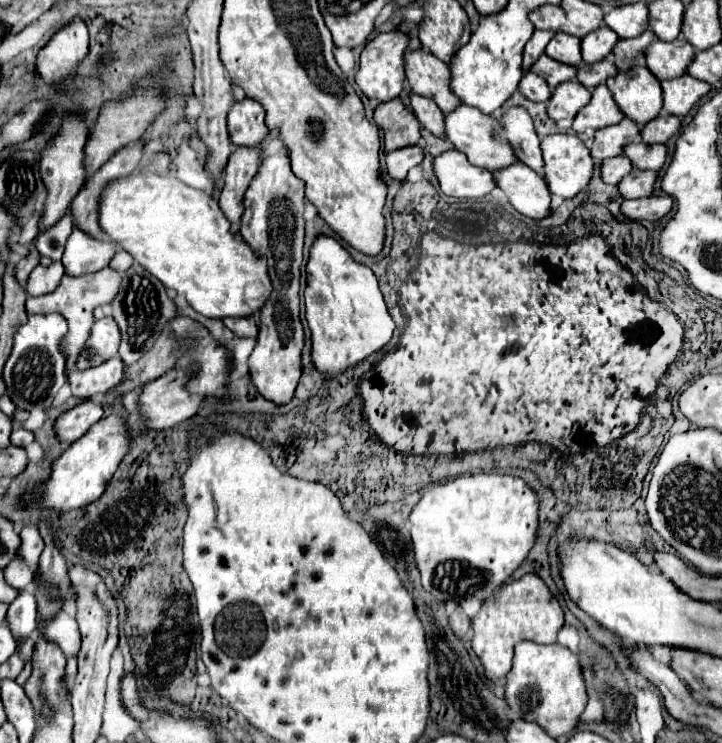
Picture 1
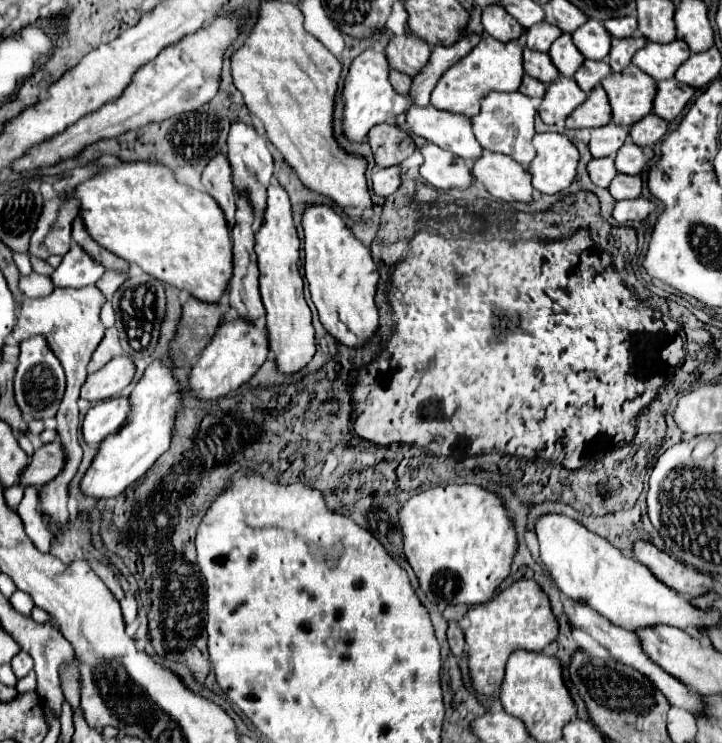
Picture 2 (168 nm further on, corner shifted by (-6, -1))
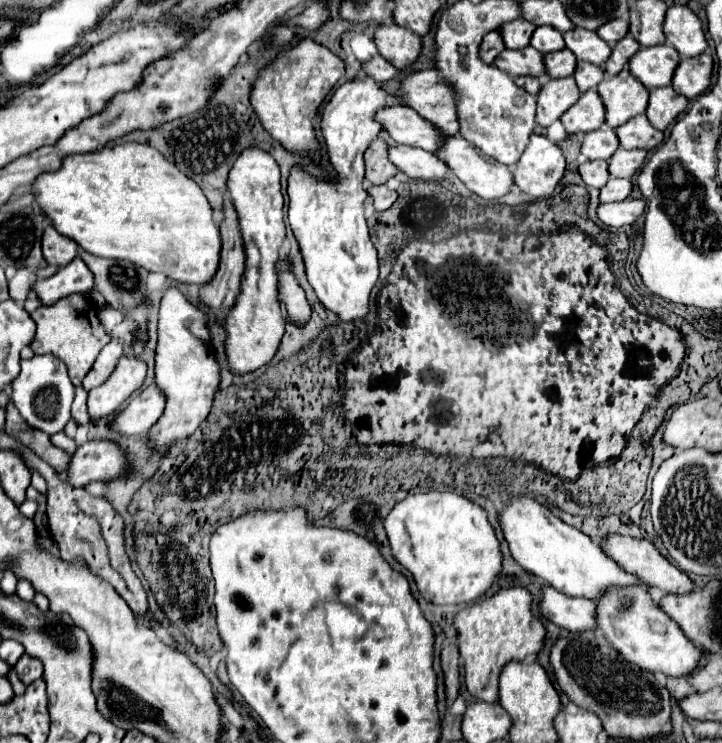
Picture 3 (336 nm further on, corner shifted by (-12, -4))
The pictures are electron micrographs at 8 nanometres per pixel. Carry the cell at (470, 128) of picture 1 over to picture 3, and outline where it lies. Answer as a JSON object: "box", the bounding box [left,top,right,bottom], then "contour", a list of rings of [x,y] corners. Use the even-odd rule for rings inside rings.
{"box":[376,106,446,152],"contour":[[[388,106],[376,112],[376,120],[390,132],[398,144],[416,146],[428,152],[440,148],[440,140],[446,140],[444,132],[436,132],[428,120],[408,106]]]}

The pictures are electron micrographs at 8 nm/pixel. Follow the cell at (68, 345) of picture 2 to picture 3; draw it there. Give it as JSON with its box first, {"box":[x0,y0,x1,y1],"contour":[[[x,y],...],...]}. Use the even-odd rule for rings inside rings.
{"box":[30,294,110,426],"contour":[[[76,294],[76,296],[68,296],[66,300],[56,302],[56,304],[50,304],[50,306],[42,304],[38,310],[32,312],[32,320],[36,322],[38,328],[36,328],[36,336],[30,344],[30,348],[34,350],[34,354],[54,354],[68,366],[70,380],[76,388],[76,398],[72,402],[72,418],[76,420],[78,426],[88,424],[90,422],[90,416],[86,410],[88,392],[84,390],[82,380],[88,374],[88,370],[92,368],[100,350],[110,342],[110,334],[106,332],[106,328],[102,326],[100,318],[98,318],[98,308],[84,294]]]}

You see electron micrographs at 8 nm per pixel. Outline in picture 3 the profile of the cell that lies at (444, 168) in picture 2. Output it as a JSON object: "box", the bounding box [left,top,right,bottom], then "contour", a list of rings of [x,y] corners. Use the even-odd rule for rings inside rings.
{"box":[388,146,448,182],"contour":[[[392,146],[388,148],[388,158],[410,178],[440,182],[448,174],[448,164],[444,164],[436,154],[424,152],[422,148]]]}

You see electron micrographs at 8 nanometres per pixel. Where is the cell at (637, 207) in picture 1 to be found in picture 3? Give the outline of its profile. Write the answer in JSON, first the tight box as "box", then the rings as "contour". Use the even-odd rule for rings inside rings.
{"box":[598,200,646,228],"contour":[[[622,200],[622,202],[612,202],[612,204],[600,204],[598,208],[598,218],[614,228],[626,226],[626,224],[634,224],[636,218],[640,218],[644,214],[646,208],[646,200]]]}

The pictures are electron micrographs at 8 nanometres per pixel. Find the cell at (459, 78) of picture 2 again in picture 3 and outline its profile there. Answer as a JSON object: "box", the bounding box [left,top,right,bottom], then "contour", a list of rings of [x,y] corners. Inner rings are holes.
{"box":[402,70,460,136],"contour":[[[422,70],[416,74],[410,74],[402,84],[402,100],[406,106],[414,108],[422,118],[434,122],[444,134],[454,136],[460,130],[460,124],[456,120],[456,96],[452,96],[452,88],[440,80],[440,74],[436,70]]]}

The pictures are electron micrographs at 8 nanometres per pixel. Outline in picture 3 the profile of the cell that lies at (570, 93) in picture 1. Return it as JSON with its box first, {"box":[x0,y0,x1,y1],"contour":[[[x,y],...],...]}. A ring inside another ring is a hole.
{"box":[536,78,580,126],"contour":[[[556,78],[546,80],[538,94],[538,110],[536,124],[550,126],[560,120],[560,116],[580,100],[580,90],[576,88],[576,80],[572,78]]]}

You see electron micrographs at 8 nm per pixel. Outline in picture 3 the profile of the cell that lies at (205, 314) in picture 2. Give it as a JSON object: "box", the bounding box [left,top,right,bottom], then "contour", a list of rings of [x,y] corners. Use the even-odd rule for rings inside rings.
{"box":[200,196,246,320],"contour":[[[226,196],[224,198],[224,218],[220,224],[220,236],[222,236],[222,258],[220,258],[220,266],[218,272],[214,276],[212,282],[200,286],[200,300],[212,310],[212,314],[220,320],[224,316],[224,312],[228,312],[234,304],[236,298],[240,294],[240,284],[242,284],[242,276],[244,276],[244,264],[246,264],[246,256],[244,256],[244,240],[240,240],[240,224],[238,224],[238,216],[234,210],[232,200]]]}

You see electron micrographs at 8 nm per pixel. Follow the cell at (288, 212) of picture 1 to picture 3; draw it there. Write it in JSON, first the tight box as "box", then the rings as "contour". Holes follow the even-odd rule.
{"box":[276,256,312,326],"contour":[[[288,256],[278,260],[276,272],[278,272],[278,296],[280,296],[284,316],[292,324],[304,326],[312,316],[312,308],[306,300],[302,286],[298,284],[296,276],[292,274],[292,262]]]}

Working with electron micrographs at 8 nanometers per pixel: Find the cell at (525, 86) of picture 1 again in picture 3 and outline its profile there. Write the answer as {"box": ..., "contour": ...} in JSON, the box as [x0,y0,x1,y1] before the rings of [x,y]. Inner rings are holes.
{"box":[516,76,542,96],"contour":[[[526,76],[526,78],[516,78],[516,84],[518,84],[520,88],[524,88],[526,92],[530,92],[532,96],[536,96],[536,94],[540,92],[540,88],[542,88],[540,80],[538,80],[538,78],[532,78],[532,76]]]}

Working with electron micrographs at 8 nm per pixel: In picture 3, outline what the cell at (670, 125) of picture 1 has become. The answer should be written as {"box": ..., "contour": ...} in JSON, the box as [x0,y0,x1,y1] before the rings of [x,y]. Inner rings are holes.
{"box":[616,114,664,150],"contour":[[[644,114],[634,116],[632,120],[628,120],[626,124],[622,124],[620,128],[616,128],[618,140],[622,148],[644,148],[644,150],[652,150],[656,148],[662,140],[664,134],[656,128],[652,128],[652,124],[648,124],[648,118]]]}

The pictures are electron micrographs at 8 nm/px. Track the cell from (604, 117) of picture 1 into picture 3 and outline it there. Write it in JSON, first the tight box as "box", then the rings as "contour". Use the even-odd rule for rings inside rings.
{"box":[560,88,606,134],"contour":[[[596,88],[584,92],[580,100],[572,108],[568,108],[560,120],[568,134],[598,130],[606,122],[606,118],[604,118],[604,104]]]}

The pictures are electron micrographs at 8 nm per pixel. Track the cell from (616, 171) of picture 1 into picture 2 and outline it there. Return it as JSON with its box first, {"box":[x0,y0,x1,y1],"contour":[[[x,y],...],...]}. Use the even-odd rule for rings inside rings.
{"box":[588,157,618,187],"contour":[[[602,157],[602,159],[592,159],[588,165],[588,175],[592,179],[594,185],[598,187],[606,187],[610,185],[610,181],[618,175],[614,169],[614,159],[612,157]]]}

